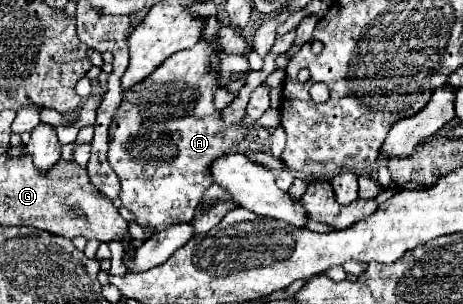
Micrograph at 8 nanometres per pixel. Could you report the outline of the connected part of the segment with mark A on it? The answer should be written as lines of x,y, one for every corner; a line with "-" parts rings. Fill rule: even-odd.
220,22
214,40
202,38
194,48
186,52
176,52
174,56
170,56
170,60
166,60
166,64
162,64
162,68
158,68
158,72
146,76
142,84
134,84
130,92
124,92
122,104
118,106
118,112
114,114
108,130
108,164
122,182
120,200
124,208
132,212
134,220
142,228
152,228
156,234
172,224
190,222
204,190
214,184
214,180
206,180
206,176
210,176
210,164
218,160
218,156
230,154
232,148
238,146
238,142
242,142
252,130
252,124
246,118
234,124
222,122
220,110
214,108
214,92
224,86
224,80
220,76
220,68
212,68
212,56
244,56
250,50
250,42
240,30
232,28
226,22

